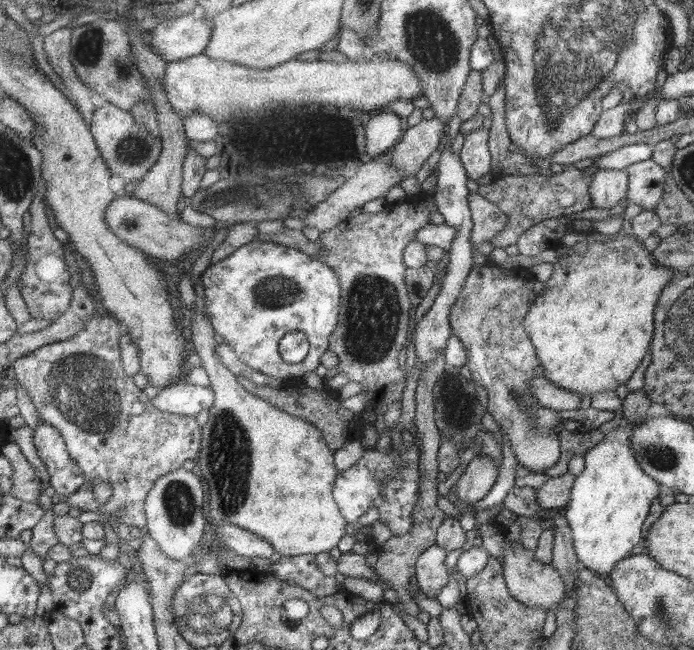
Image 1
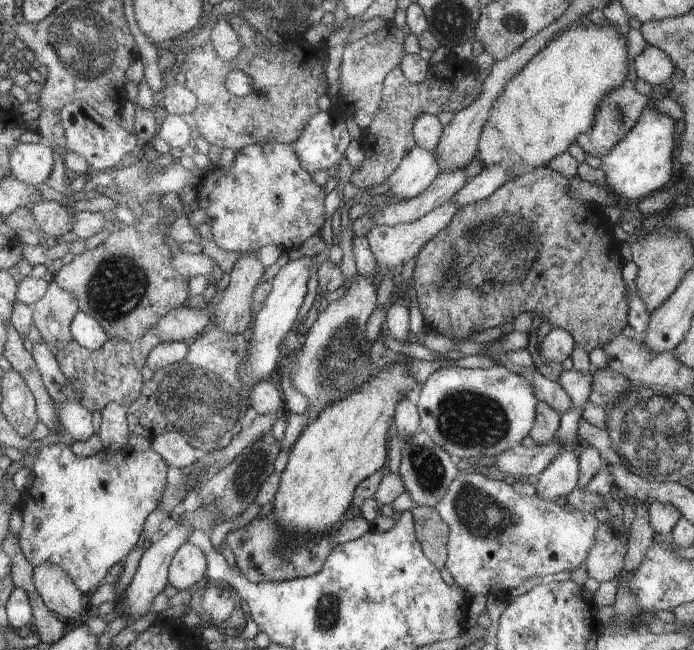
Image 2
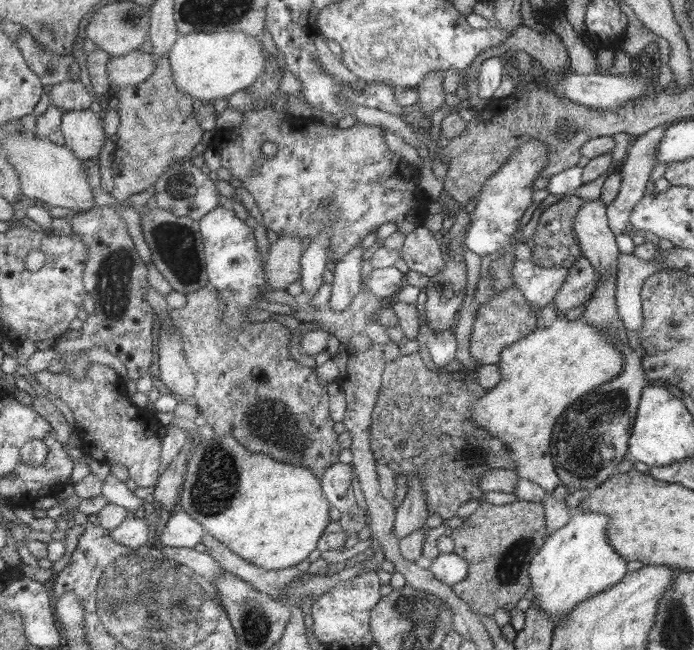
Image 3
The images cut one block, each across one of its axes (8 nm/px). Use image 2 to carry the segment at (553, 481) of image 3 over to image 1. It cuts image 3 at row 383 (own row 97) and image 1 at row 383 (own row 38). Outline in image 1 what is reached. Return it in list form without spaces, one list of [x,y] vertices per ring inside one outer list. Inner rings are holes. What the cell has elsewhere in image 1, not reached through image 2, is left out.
[[[620,231],[607,237],[606,241],[581,241],[569,251],[564,249],[566,253],[552,263],[553,274],[544,284],[544,291],[537,295],[523,322],[545,367],[543,377],[562,390],[577,392],[580,397],[616,390],[636,372],[648,348],[651,348],[650,342],[653,342],[657,302],[662,289],[669,285],[674,276],[674,271],[662,267],[633,233],[626,237]]]

